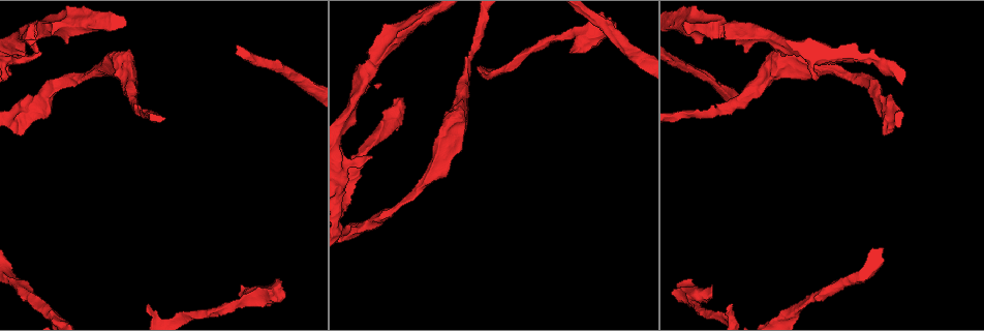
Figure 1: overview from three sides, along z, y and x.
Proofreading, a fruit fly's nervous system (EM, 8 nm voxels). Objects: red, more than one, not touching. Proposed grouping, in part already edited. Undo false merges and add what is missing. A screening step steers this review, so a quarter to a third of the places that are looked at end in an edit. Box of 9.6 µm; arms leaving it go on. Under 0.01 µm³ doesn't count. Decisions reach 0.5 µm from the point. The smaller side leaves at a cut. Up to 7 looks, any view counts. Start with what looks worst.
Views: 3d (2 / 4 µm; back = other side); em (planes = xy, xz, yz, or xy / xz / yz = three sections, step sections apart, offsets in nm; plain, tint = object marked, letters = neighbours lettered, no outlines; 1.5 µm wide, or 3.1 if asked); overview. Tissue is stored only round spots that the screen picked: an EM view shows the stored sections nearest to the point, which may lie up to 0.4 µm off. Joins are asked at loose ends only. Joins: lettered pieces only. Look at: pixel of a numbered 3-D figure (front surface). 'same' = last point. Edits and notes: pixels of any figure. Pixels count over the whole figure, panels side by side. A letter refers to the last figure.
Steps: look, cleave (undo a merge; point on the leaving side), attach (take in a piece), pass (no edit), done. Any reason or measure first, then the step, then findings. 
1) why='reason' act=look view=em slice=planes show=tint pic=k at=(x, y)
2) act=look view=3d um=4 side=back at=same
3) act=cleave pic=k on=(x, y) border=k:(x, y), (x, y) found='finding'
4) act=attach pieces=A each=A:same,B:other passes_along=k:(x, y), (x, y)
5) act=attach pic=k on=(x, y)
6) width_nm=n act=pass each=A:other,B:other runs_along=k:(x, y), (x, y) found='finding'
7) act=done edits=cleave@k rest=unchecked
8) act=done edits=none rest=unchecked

why='free end' act=look view=3d um=2 pic=1 at=(282, 294)

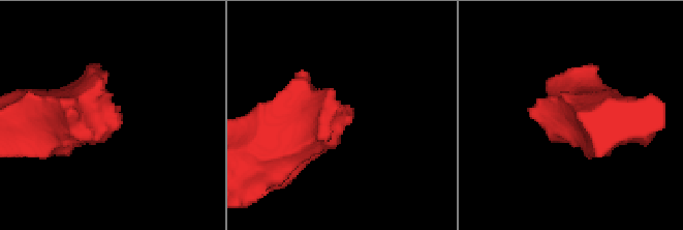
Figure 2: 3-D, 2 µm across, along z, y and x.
why='need the tissue' act=look view=em slice=planes show=letters pic=2 at=(122, 118)

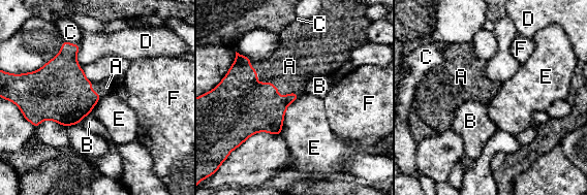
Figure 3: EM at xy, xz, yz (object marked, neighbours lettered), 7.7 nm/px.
act=attach pieces=A each=A:same,B:other,C:other,D:other,E:other,F:other passes_along=3:(250, 106), (272, 83), (289, 66) found='the cell continues'

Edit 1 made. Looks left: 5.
why='sudden change in width' act=look view=3d um=4 pic=1 at=(46, 310)

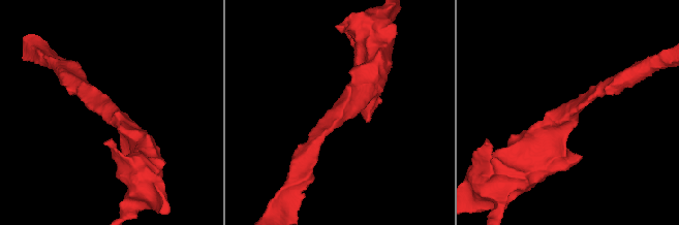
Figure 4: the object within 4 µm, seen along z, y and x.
why='shape alone is not enough' act=look view=em slice=planes show=tint pic=4 at=(345, 108)

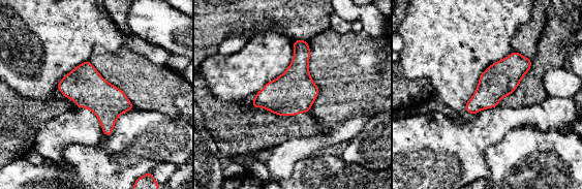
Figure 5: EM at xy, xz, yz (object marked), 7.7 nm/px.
act=look view=em slice=planes show=letters at=same

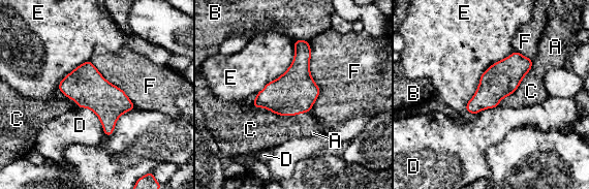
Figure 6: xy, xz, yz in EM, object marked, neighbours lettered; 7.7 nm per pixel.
width_nm=280 act=pass each=A:other,B:other,C:other,D:other,E:other,F:other border=6:(307, 41), (319, 89), (310, 111) found='one cell here'

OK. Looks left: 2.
why='calibre changes' act=look view=em slice=yz step=8 show=tint pic=1 at=(434, 171)

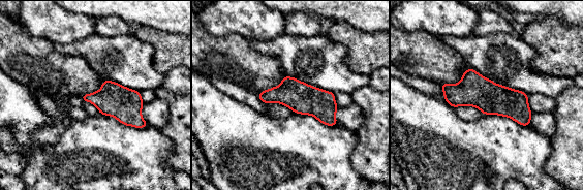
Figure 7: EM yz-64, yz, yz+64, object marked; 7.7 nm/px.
act=look view=em slice=yz step=8 show=letters at=same

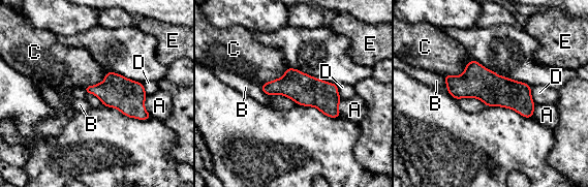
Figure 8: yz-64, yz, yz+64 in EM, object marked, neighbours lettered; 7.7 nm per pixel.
act=pass each=A:other,B:other,C:other,D:other,E:other runs_along=8:(447, 78), (509, 93), (530, 114) found='one cell here'

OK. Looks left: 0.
act=done edits=attach@3 rest=unchecked

